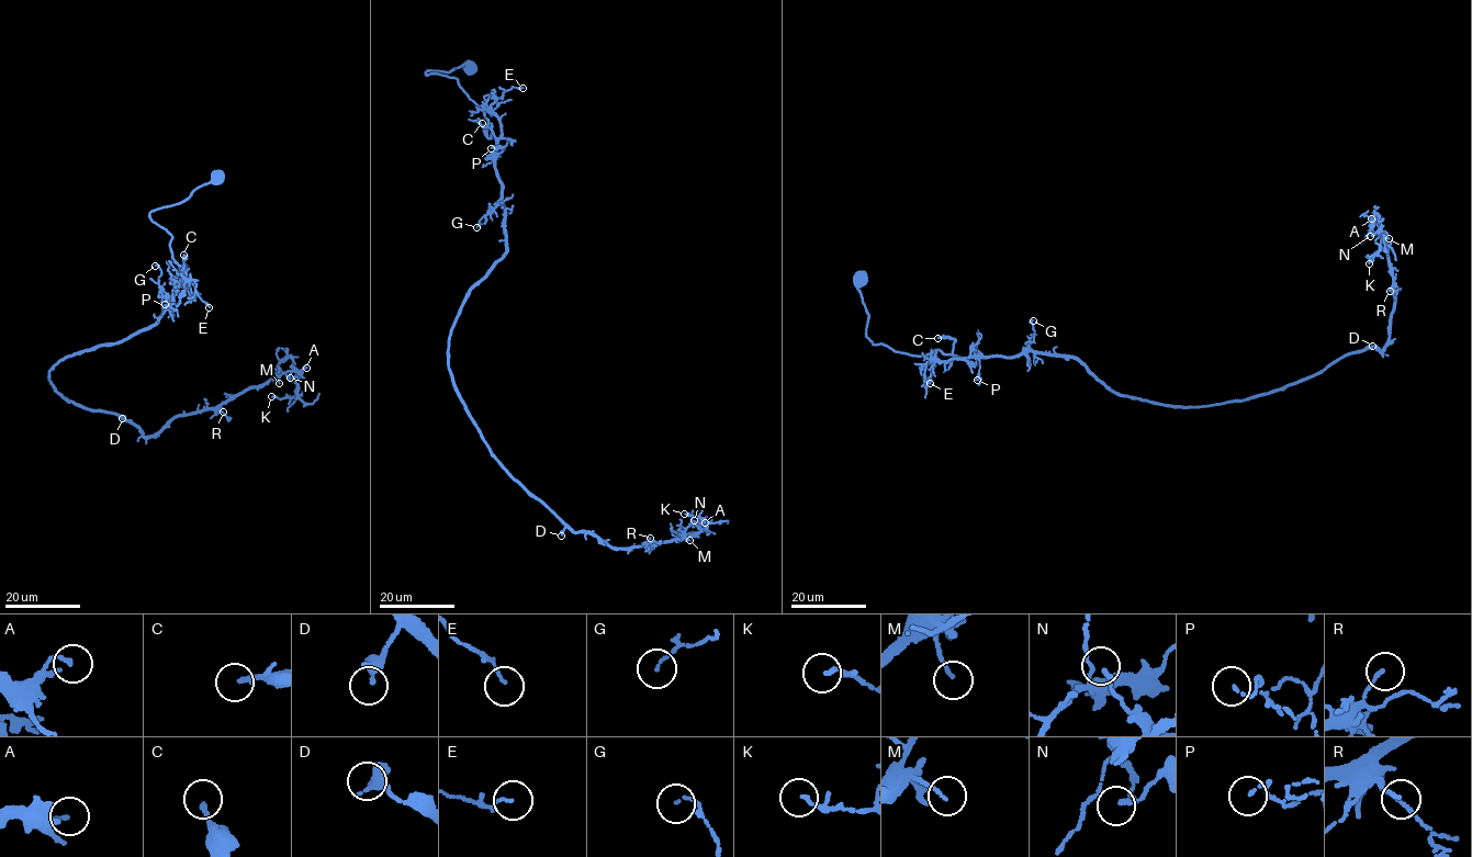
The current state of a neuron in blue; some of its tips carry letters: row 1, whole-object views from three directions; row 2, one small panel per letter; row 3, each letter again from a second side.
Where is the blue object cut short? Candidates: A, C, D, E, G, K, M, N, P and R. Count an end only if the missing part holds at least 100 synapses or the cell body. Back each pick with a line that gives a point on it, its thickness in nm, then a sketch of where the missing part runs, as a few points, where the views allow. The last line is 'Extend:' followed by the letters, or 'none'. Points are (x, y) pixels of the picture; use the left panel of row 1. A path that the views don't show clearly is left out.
Extend: none

